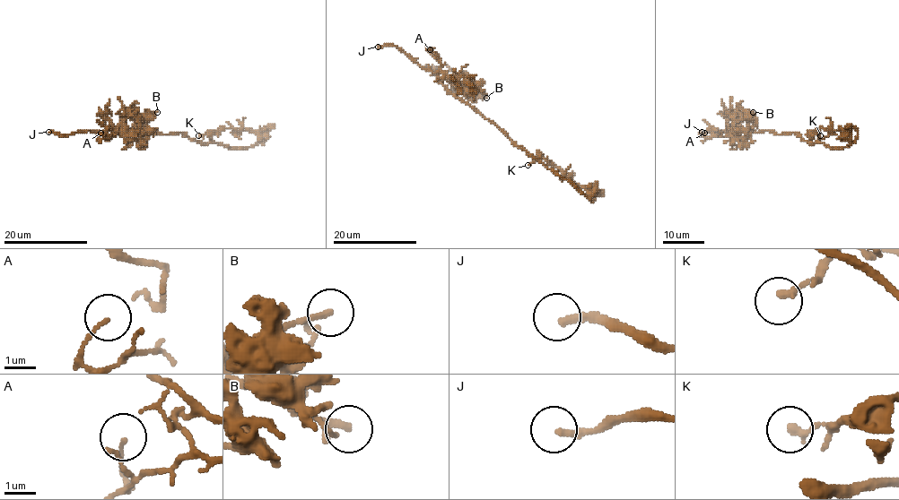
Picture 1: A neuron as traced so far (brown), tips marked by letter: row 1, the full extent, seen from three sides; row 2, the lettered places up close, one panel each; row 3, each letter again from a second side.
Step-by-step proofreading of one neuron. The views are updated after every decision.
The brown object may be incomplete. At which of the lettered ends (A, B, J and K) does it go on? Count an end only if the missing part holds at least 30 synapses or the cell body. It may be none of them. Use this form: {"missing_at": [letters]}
{"missing_at": []}

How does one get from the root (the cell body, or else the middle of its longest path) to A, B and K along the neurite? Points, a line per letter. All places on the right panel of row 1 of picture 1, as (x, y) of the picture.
A: (805, 140), (794, 133), (776, 135), (772, 131), (746, 129), (724, 130), (705, 140), (704, 133)
B: (805, 140), (794, 133), (728, 131), (734, 132), (735, 123), (753, 112)
K: (805, 140), (820, 142), (829, 148), (845, 148), (856, 139), (857, 130), (820, 129), (813, 132), (820, 135)

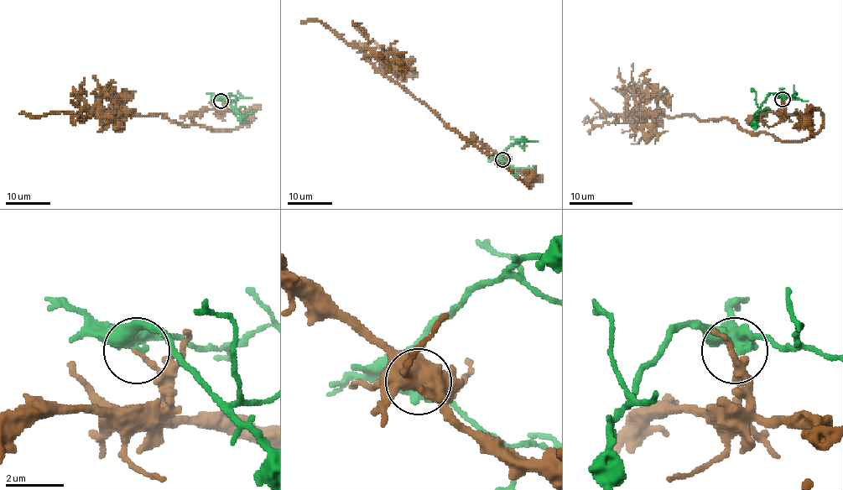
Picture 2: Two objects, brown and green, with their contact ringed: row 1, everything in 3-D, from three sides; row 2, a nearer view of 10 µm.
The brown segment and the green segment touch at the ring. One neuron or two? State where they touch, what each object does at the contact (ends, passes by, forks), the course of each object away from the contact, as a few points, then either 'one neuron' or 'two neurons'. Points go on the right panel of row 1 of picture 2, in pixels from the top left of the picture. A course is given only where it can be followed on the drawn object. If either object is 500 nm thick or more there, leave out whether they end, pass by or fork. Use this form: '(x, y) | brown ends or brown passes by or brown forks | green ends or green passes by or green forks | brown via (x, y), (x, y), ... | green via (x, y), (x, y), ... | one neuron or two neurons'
(782, 99) | brown ends | green passes by | brown via (781, 99), (789, 115), (819, 111), (822, 127), (777, 140), (727, 118), (587, 117) | green via (783, 99), (772, 93), (756, 113), (756, 122), (757, 115) | two neurons

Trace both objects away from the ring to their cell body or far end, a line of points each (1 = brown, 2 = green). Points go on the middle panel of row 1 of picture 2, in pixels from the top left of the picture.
1: (502, 158), (532, 185), (451, 129), (384, 76), (361, 49), (318, 20), (300, 21)
2: (502, 159), (502, 154), (518, 141), (537, 142)

